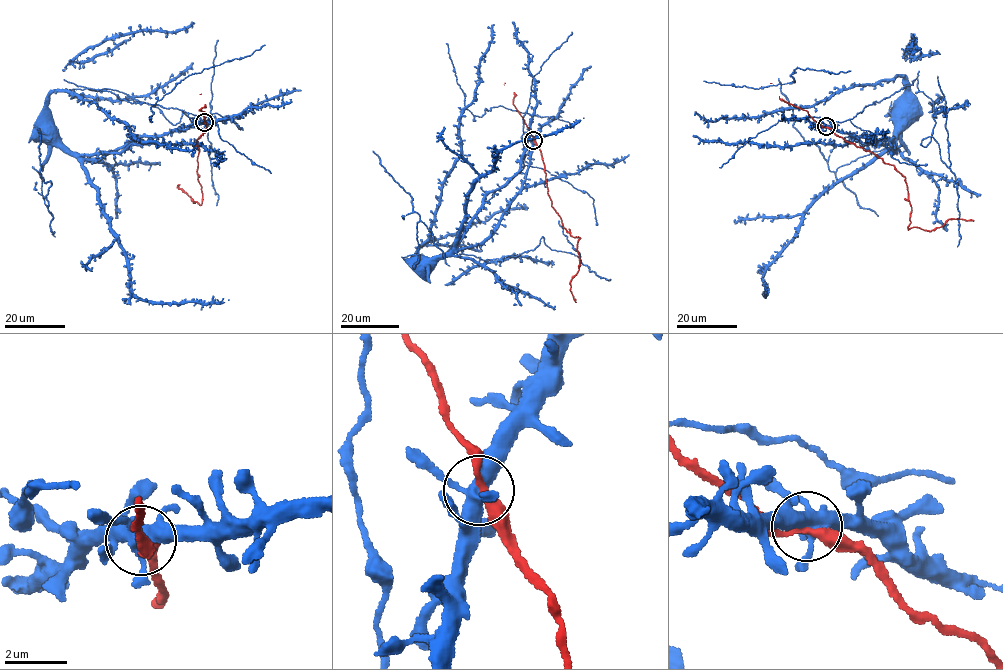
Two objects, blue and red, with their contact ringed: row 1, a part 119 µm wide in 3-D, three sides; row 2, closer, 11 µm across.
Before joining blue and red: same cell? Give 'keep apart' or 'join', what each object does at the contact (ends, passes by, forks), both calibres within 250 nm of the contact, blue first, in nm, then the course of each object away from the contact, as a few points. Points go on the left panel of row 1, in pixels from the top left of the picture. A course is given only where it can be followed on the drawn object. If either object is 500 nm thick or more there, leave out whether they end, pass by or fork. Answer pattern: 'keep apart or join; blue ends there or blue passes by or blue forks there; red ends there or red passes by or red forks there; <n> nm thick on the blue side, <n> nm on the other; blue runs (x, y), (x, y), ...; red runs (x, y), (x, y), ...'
keep apart; blue forks there; red passes by; 420 nm thick on the blue side, 280 nm on the other; blue runs (205, 122), (161, 135), (139, 134), (98, 158), (78, 158), (51, 143); red runs (205, 122), (207, 127), (195, 145), (198, 146), (201, 204), (194, 203), (176, 187), (179, 185)

